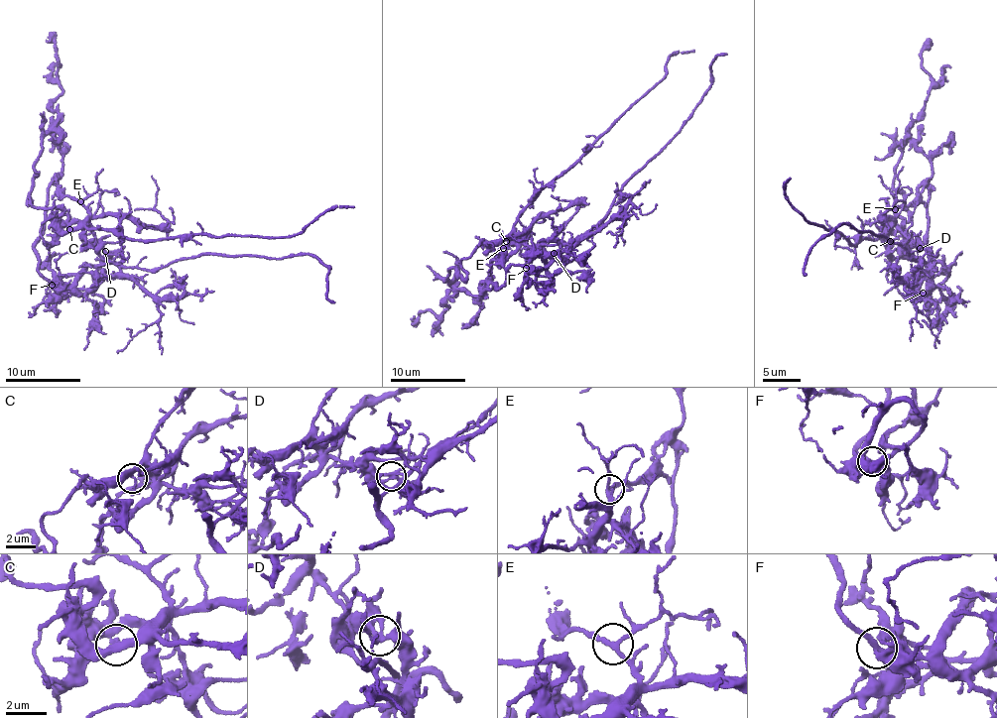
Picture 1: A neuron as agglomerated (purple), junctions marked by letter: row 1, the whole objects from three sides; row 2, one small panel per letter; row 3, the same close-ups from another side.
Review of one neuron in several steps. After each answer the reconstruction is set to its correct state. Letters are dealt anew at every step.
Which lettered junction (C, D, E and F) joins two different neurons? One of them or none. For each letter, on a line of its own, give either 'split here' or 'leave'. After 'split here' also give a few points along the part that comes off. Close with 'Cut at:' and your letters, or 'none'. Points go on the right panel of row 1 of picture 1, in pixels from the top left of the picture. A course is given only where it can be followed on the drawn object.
C: leave
D: split here; foreign part runs (920, 248), (894, 226), (885, 244), (882, 226), (909, 219), (893, 179), (928, 97), (931, 39)
E: leave
F: leave
Cut at: D

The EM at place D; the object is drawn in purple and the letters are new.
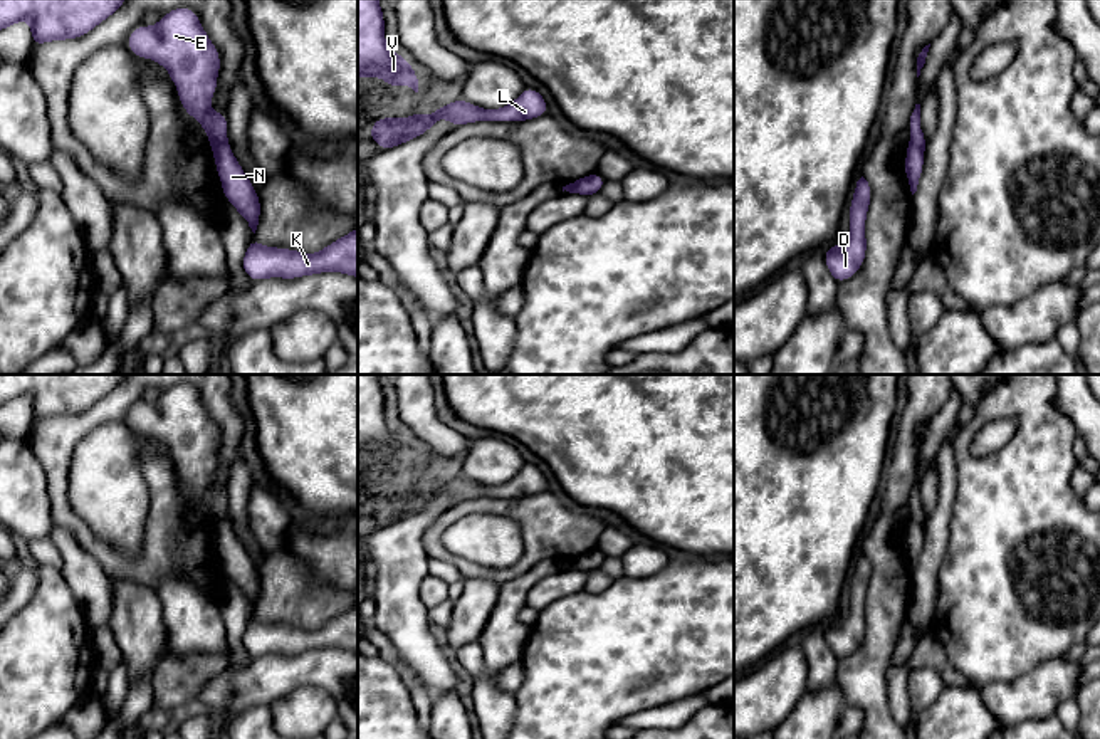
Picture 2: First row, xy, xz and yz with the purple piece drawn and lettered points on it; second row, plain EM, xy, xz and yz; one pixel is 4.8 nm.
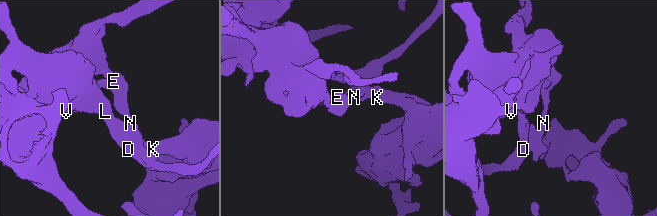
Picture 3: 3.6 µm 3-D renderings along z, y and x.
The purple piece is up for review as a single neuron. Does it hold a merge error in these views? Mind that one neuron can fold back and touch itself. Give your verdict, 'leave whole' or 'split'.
split

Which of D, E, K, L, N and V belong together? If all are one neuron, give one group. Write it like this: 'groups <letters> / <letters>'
groups D E L V / K N

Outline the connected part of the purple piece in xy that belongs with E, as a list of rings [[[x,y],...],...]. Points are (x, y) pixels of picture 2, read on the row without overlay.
[[[186,383],[175,385],[165,390],[155,403],[136,403],[128,413],[128,423],[136,433],[153,435],[168,445],[183,485],[205,504],[210,522],[218,522],[227,514],[227,490],[212,489],[210,475],[217,467],[220,432],[203,406],[198,391]]]

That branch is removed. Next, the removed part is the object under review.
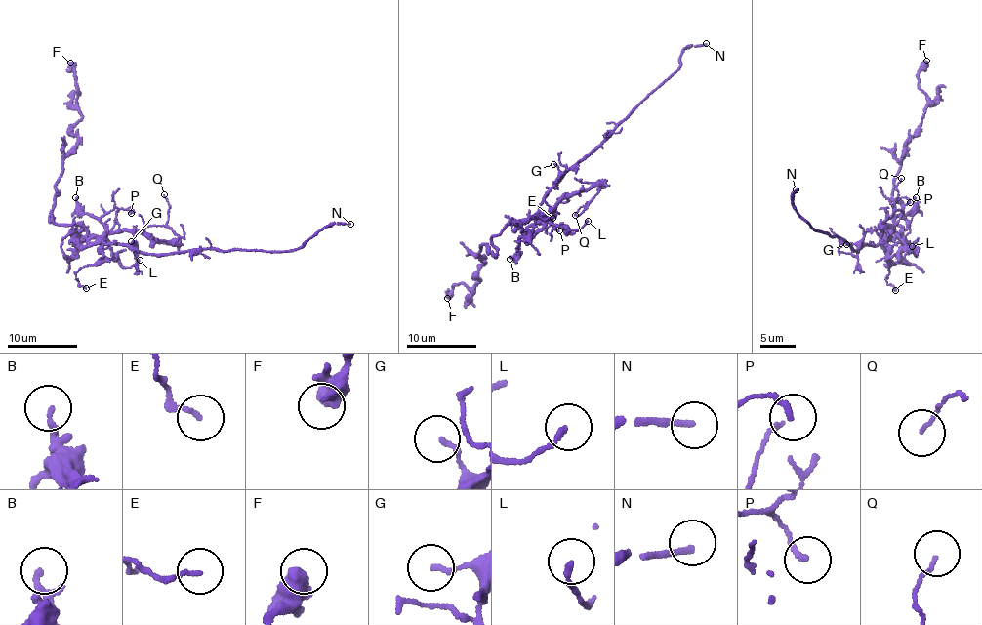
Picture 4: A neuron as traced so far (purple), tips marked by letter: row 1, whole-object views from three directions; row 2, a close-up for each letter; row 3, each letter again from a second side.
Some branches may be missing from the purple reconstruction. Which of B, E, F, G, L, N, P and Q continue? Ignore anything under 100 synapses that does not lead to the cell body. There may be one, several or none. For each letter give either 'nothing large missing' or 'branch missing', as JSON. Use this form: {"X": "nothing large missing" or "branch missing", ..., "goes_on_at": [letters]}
{"B": "nothing large missing", "E": "nothing large missing", "F": "nothing large missing", "G": "nothing large missing", "L": "nothing large missing", "N": "branch missing", "P": "nothing large missing", "Q": "nothing large missing", "goes_on_at": ["N"]}

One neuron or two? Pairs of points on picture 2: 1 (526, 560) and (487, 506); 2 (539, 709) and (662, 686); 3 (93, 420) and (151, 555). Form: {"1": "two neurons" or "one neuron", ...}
{"1": "one neuron", "2": "one neuron", "3": "one neuron"}

